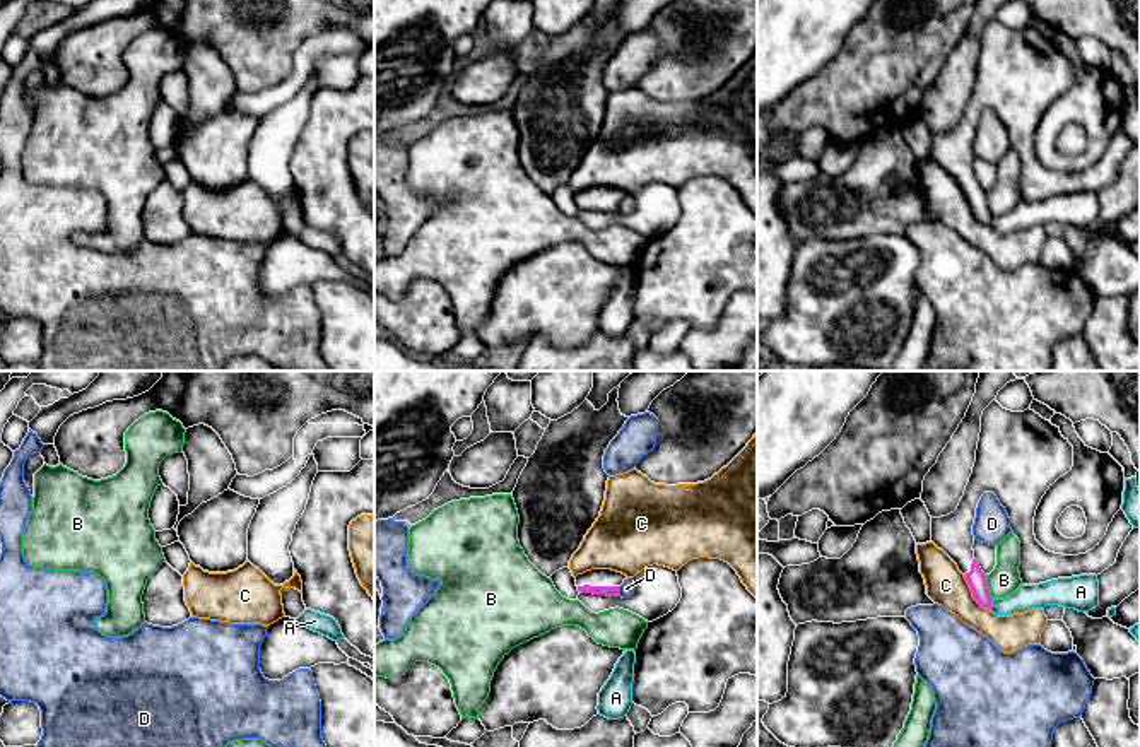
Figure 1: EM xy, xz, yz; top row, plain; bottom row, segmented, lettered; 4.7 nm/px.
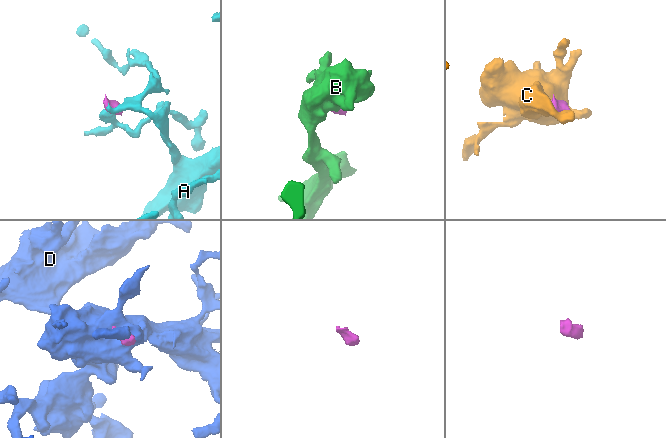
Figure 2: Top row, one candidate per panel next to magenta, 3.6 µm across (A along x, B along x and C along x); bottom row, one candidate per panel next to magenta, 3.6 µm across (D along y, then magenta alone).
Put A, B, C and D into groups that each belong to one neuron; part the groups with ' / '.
A / B / C / D

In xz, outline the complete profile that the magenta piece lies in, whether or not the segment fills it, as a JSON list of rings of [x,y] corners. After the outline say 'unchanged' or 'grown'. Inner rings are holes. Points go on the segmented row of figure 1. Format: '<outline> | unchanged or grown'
[[[591,569],[576,576],[576,586],[581,593],[617,597],[626,579],[626,574],[612,569]]] | grown

